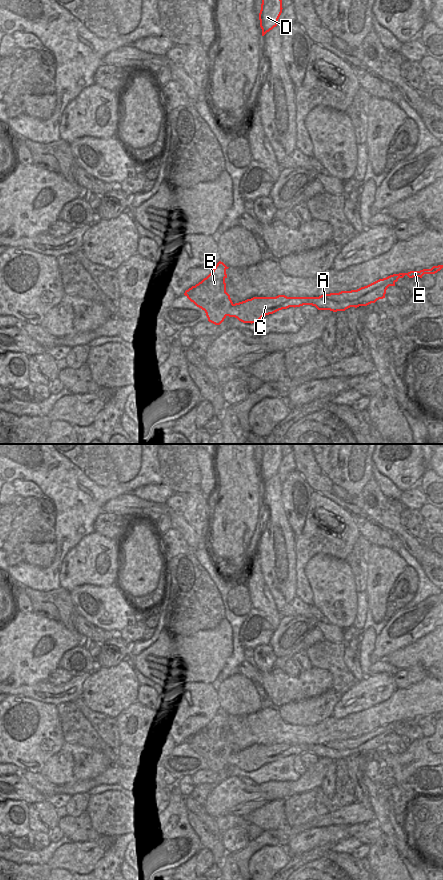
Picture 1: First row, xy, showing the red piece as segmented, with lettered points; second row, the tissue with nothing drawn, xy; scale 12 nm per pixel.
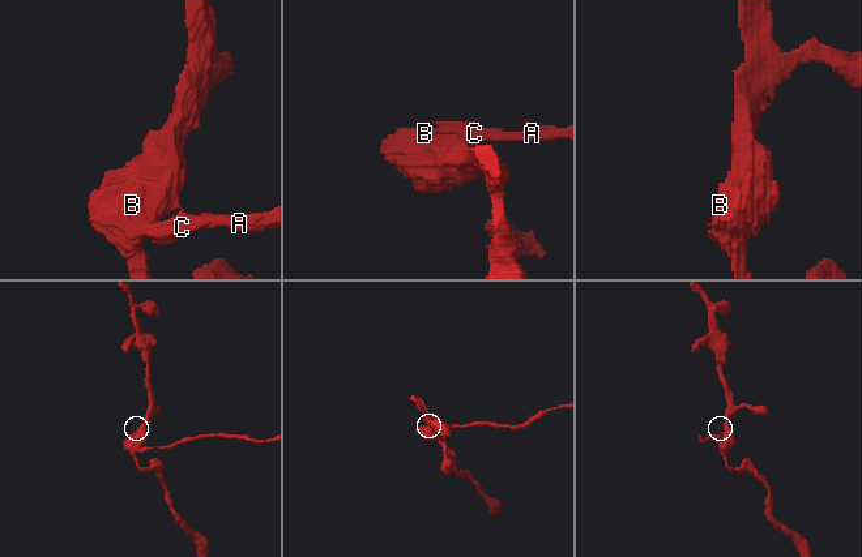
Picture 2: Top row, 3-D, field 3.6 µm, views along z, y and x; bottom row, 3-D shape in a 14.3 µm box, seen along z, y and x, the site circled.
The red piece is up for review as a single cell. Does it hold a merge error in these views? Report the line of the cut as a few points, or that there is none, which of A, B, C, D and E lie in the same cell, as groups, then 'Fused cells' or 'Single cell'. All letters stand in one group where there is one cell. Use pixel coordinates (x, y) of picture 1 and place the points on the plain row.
Split along xy (233, 752), (226, 760), (226, 763). Groups: A C E / B D. Fused cells.

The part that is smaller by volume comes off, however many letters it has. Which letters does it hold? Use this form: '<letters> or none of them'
A, C, E.

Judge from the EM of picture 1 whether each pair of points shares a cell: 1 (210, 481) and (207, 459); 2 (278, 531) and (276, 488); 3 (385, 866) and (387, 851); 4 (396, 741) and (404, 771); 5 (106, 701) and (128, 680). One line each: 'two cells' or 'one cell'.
1: one cell
2: one cell
3: one cell
4: two cells
5: one cell

